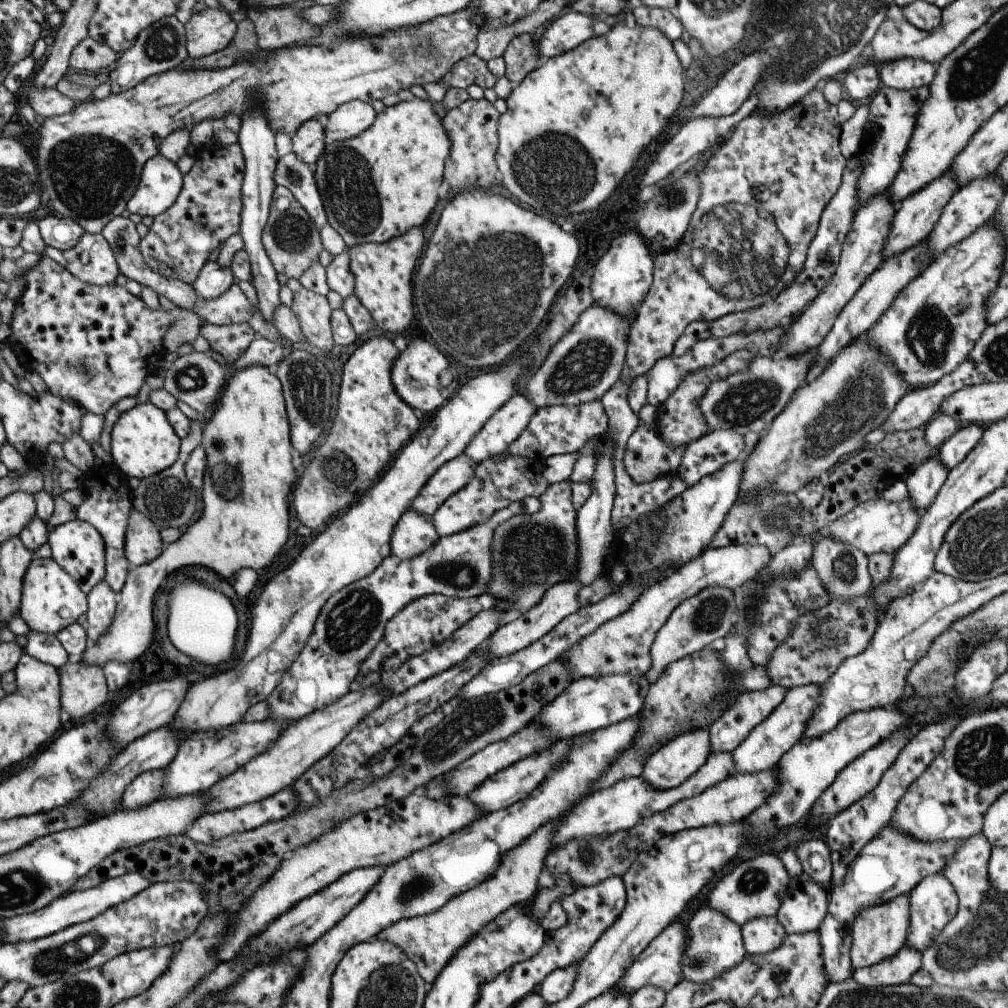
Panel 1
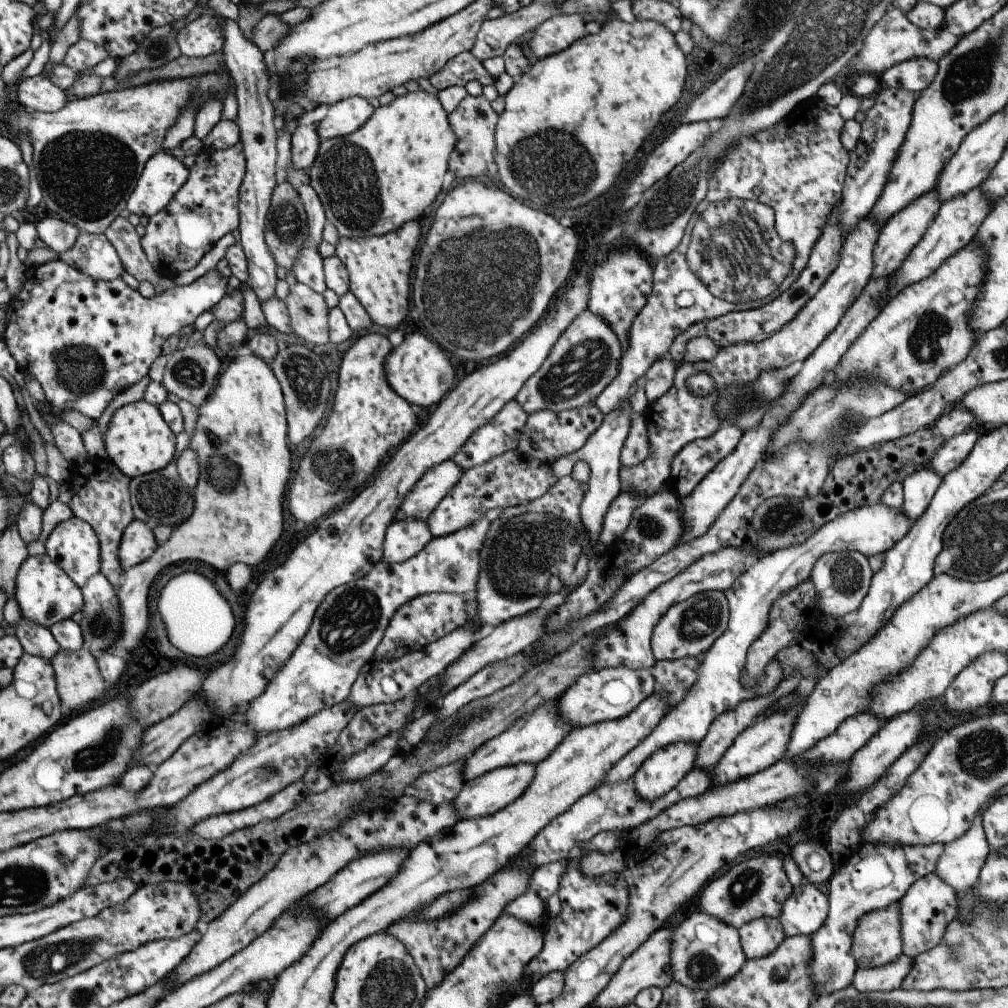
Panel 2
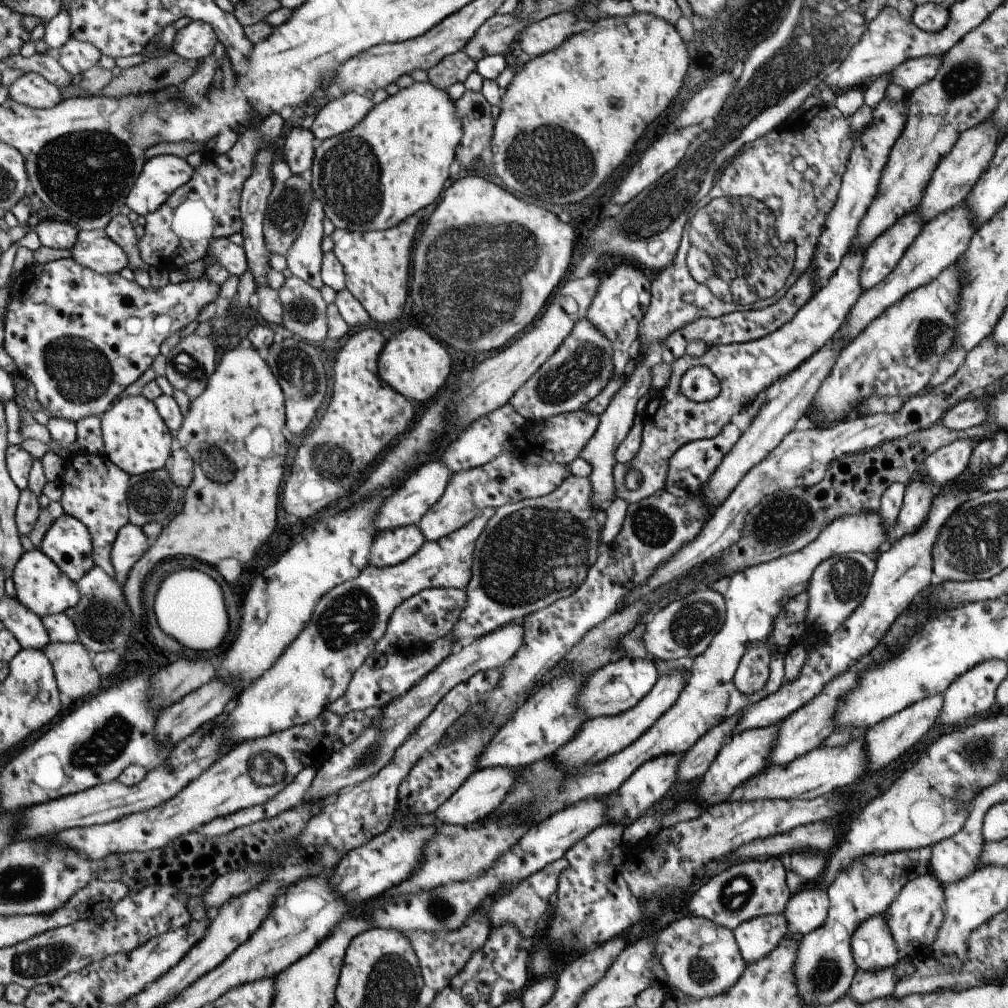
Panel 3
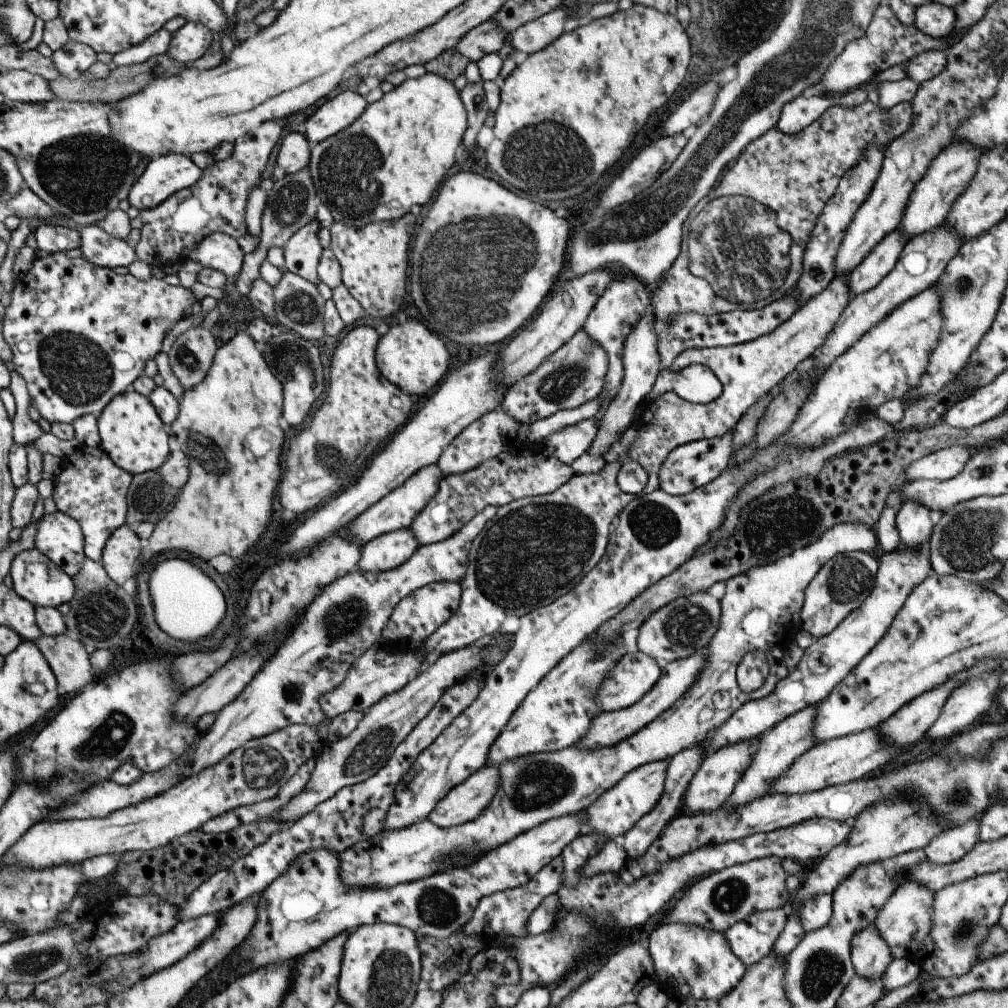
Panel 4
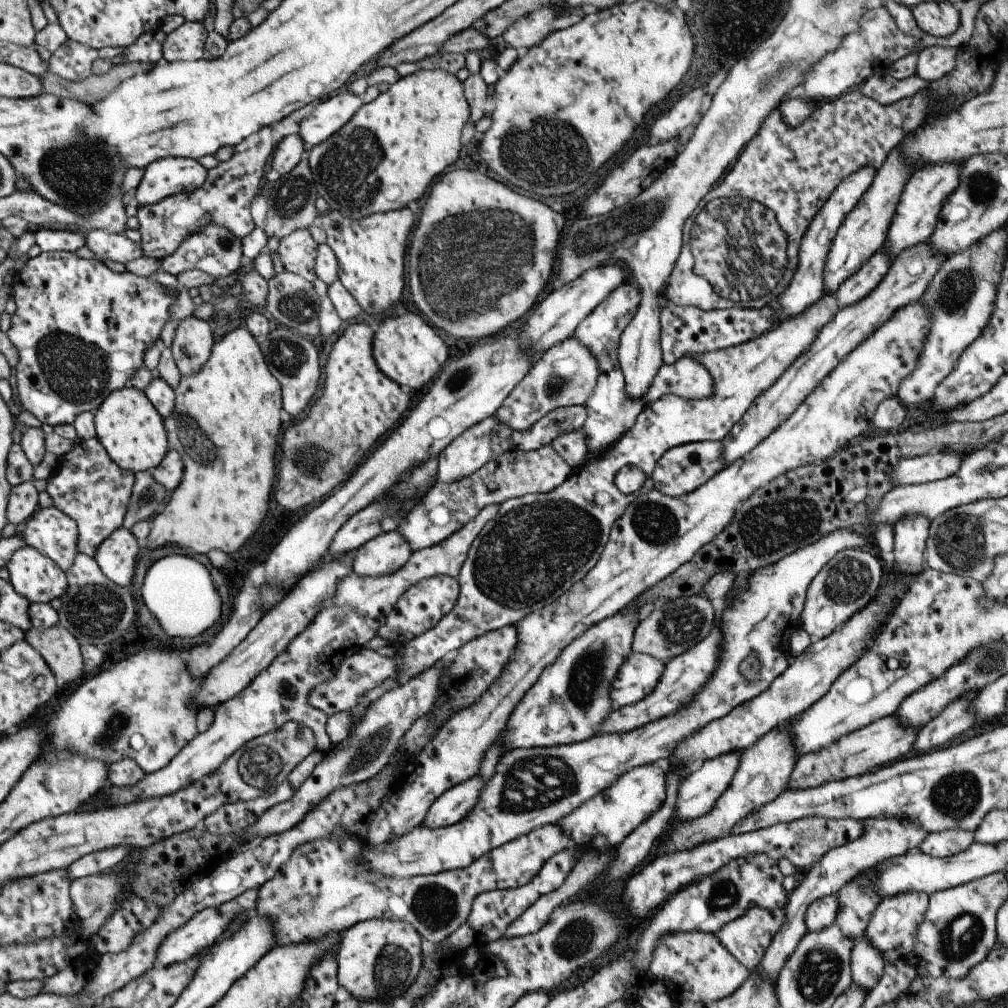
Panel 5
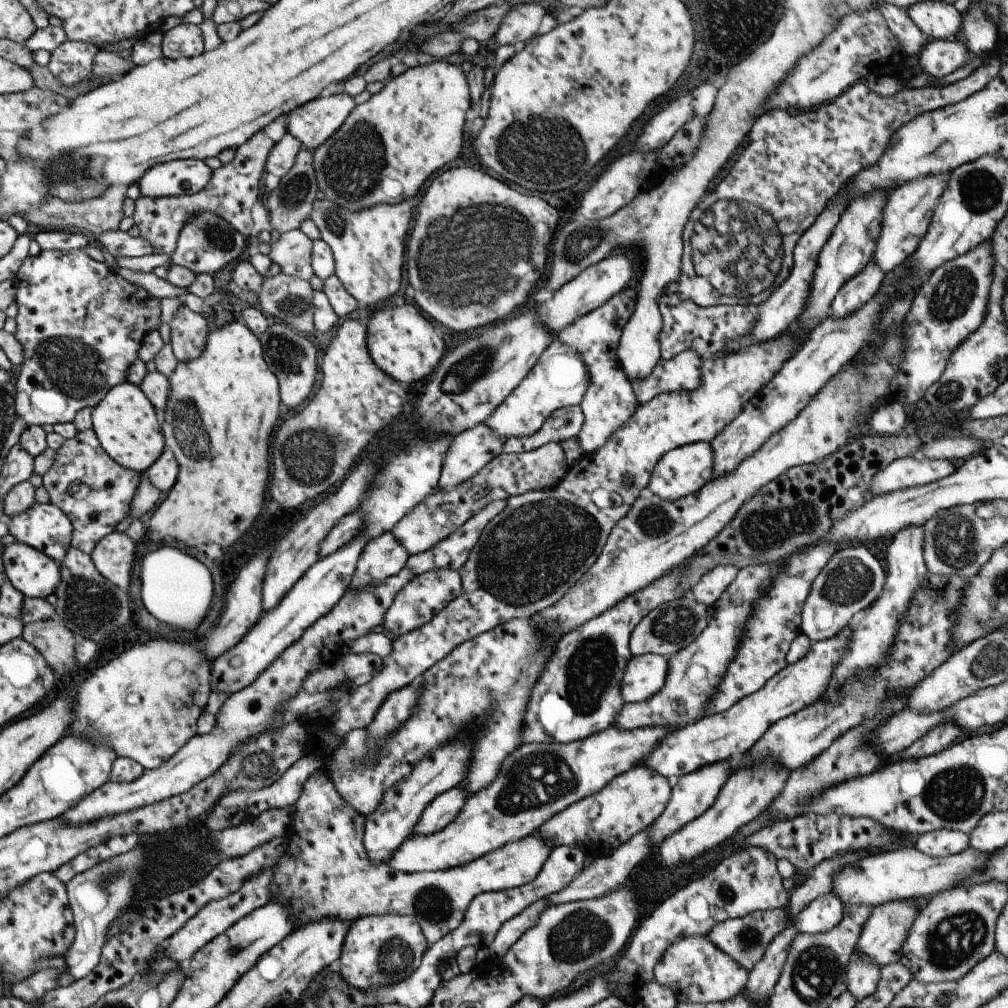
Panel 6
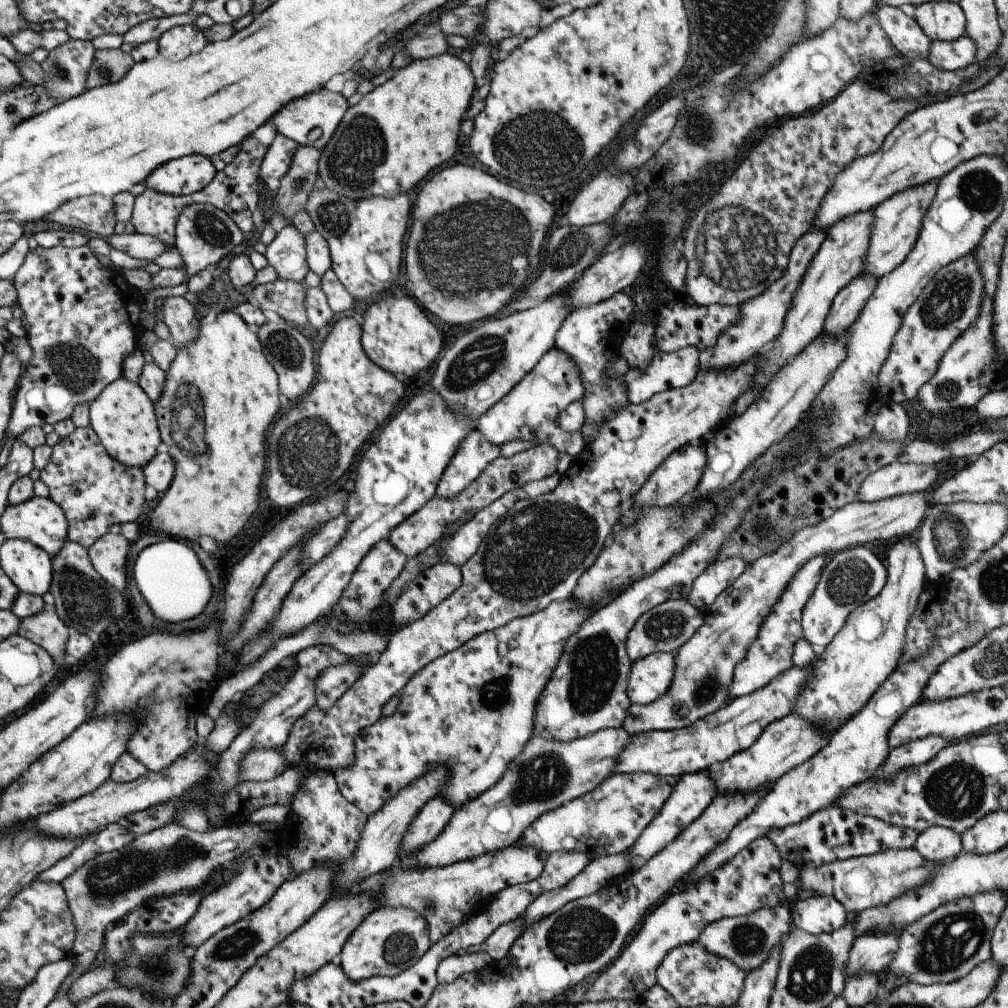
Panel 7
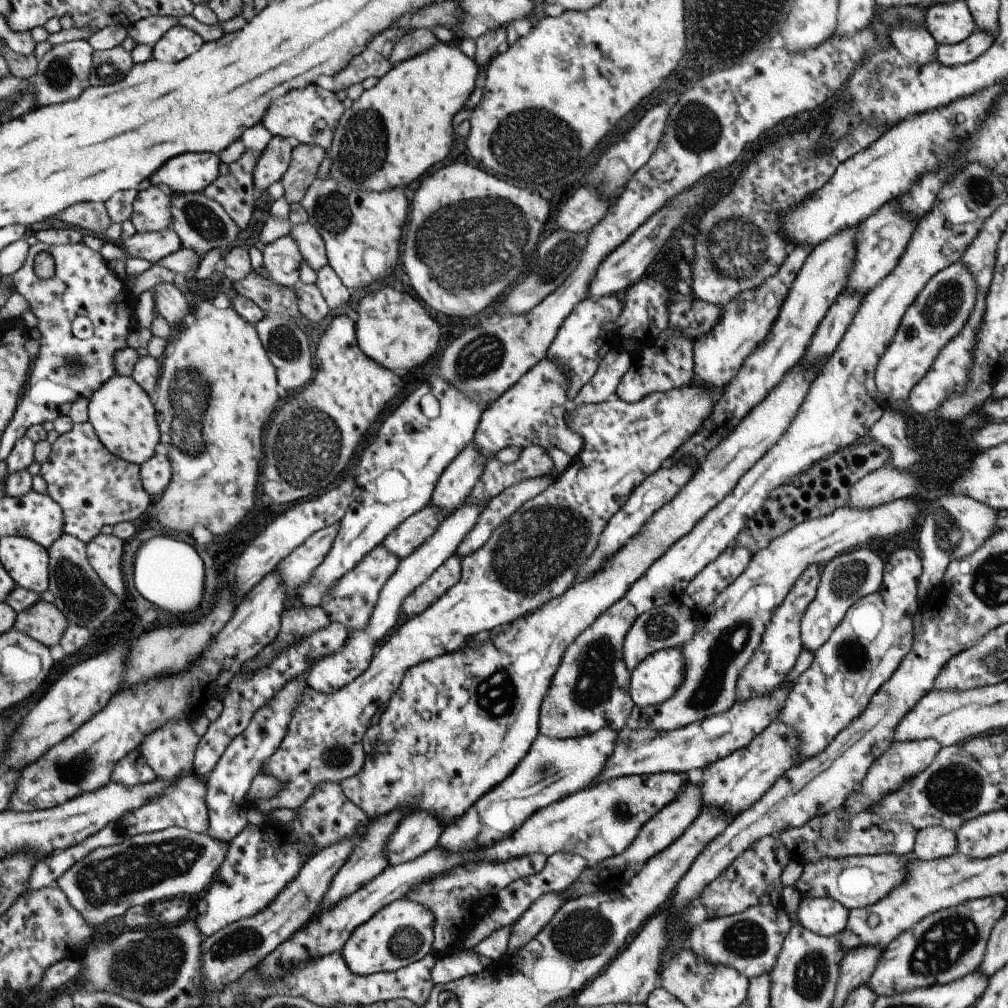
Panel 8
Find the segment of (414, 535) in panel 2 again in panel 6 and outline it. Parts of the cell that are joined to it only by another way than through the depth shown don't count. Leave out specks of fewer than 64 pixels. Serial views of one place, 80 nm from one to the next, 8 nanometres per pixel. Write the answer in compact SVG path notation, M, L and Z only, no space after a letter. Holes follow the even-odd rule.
M390 531L373 538L372 541L365 544L365 548L359 554L348 590L363 590L365 586L377 586L377 584L385 582L387 578L391 578L401 571L407 558L409 555L403 550L403 546L393 538Z

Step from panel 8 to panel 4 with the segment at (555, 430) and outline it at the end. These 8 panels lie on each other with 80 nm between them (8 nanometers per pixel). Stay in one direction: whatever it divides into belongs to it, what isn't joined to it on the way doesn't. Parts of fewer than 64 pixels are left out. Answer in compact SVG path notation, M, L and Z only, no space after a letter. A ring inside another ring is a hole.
M580 329L571 336L560 348L557 348L549 357L546 357L533 372L529 372L524 378L519 378L510 385L501 401L501 410L513 418L517 424L529 425L539 419L546 418L559 410L568 410L586 406L593 402L603 388L603 378L607 373L607 354L599 348L585 332Z

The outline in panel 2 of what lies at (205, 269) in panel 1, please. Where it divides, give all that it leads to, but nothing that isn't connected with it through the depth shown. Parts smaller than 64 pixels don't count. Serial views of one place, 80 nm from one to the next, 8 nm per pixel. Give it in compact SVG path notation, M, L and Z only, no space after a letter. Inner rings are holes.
M52 260L37 268L27 267L19 294L11 299L5 310L1 339L13 361L39 383L41 399L49 406L61 411L77 411L97 420L117 394L141 378L150 376L151 364L162 355L162 345L169 336L179 334L185 326L192 326L197 316L223 298L227 279L213 269L187 286L176 286L151 298L142 298L137 290L129 288L120 278L95 280L65 262Z

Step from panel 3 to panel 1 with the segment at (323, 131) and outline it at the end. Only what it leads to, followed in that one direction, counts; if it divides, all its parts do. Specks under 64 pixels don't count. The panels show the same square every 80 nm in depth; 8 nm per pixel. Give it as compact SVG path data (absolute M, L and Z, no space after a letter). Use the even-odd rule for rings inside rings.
M358 100L343 103L326 116L324 138L332 142L359 136L373 124L375 115L370 104Z

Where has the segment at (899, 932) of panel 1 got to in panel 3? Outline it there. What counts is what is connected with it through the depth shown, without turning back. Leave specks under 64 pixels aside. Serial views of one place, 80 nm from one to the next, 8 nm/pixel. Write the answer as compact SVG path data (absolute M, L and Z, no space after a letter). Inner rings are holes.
M882 914L862 921L853 932L849 944L856 968L865 972L891 968L898 960L895 942Z

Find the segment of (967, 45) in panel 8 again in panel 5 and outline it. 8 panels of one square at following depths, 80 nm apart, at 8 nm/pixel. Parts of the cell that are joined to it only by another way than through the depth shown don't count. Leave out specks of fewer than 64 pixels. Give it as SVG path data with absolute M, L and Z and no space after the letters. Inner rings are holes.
M936 46L923 47L917 52L915 58L917 61L914 74L922 81L936 81L953 68L956 49Z

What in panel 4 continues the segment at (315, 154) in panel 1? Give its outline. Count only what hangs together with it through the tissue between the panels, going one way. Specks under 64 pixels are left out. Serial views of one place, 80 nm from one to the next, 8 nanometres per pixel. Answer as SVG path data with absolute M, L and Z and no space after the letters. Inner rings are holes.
M290 132L284 135L275 158L275 167L281 168L285 173L299 172L309 162L310 148L303 134Z

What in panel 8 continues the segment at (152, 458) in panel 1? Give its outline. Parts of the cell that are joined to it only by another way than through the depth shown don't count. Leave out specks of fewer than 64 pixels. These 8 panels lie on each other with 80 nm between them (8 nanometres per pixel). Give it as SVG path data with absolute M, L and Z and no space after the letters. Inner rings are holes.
M113 374L88 399L88 422L105 449L129 463L142 464L154 456L159 434L152 398L129 377Z

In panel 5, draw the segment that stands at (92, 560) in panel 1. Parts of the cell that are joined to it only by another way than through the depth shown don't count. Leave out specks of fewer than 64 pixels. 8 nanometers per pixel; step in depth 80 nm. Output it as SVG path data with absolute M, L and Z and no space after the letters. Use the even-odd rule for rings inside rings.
M49 506L35 512L21 530L23 542L55 562L61 571L71 568L76 550L77 528L65 514Z

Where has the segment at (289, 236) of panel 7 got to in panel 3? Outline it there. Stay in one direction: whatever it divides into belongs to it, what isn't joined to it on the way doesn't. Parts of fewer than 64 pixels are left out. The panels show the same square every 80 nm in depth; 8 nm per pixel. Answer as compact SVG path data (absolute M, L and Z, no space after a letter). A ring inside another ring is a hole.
M313 197L299 236L295 238L295 242L289 246L289 250L284 255L286 268L291 275L297 276L317 290L324 286L319 276L322 260L321 244L324 236L323 216L320 202Z

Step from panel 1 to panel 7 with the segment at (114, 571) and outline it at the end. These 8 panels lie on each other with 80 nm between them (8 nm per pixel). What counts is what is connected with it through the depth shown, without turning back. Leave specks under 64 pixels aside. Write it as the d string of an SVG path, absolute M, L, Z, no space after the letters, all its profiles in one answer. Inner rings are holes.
M90 426L75 427L73 432L51 448L51 455L47 464L39 472L40 482L47 486L48 498L61 508L67 522L66 538L87 549L99 536L107 533L107 528L113 524L133 522L139 514L148 507L145 501L144 477L142 470L125 466L117 462L105 452L98 442Z

